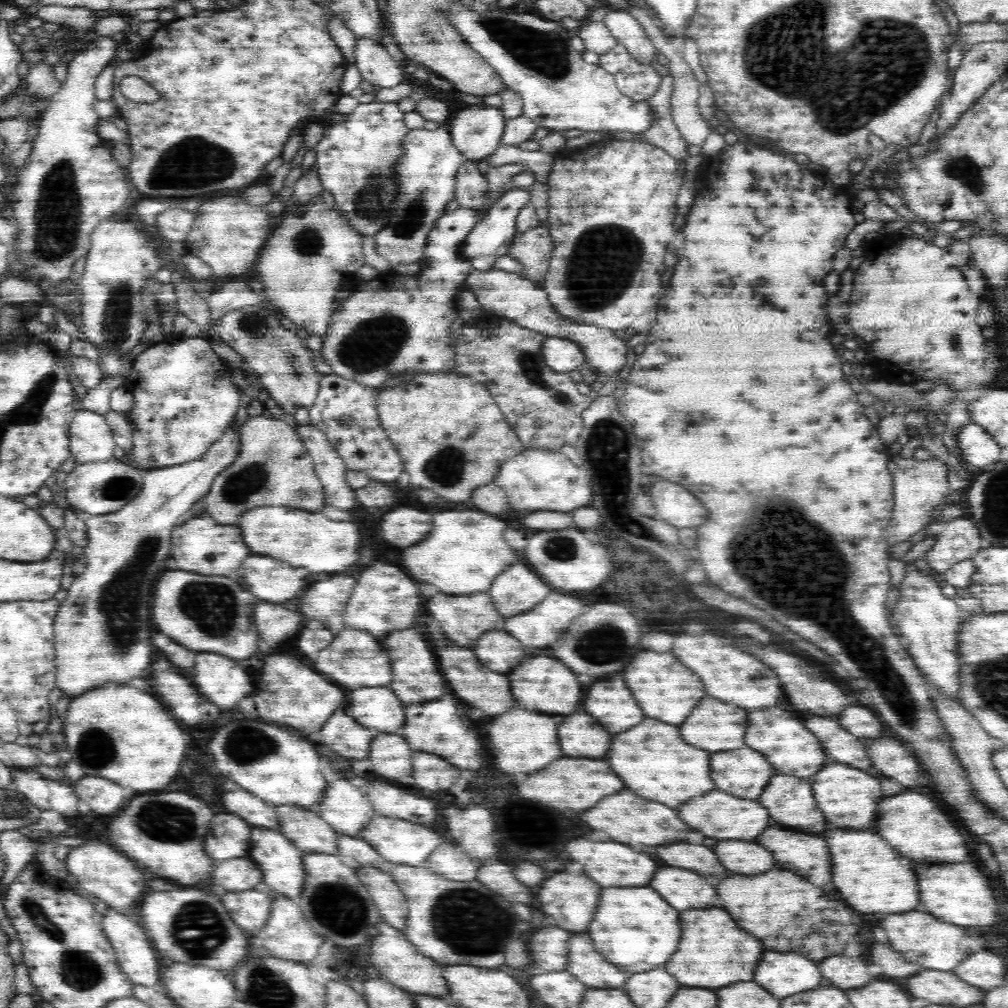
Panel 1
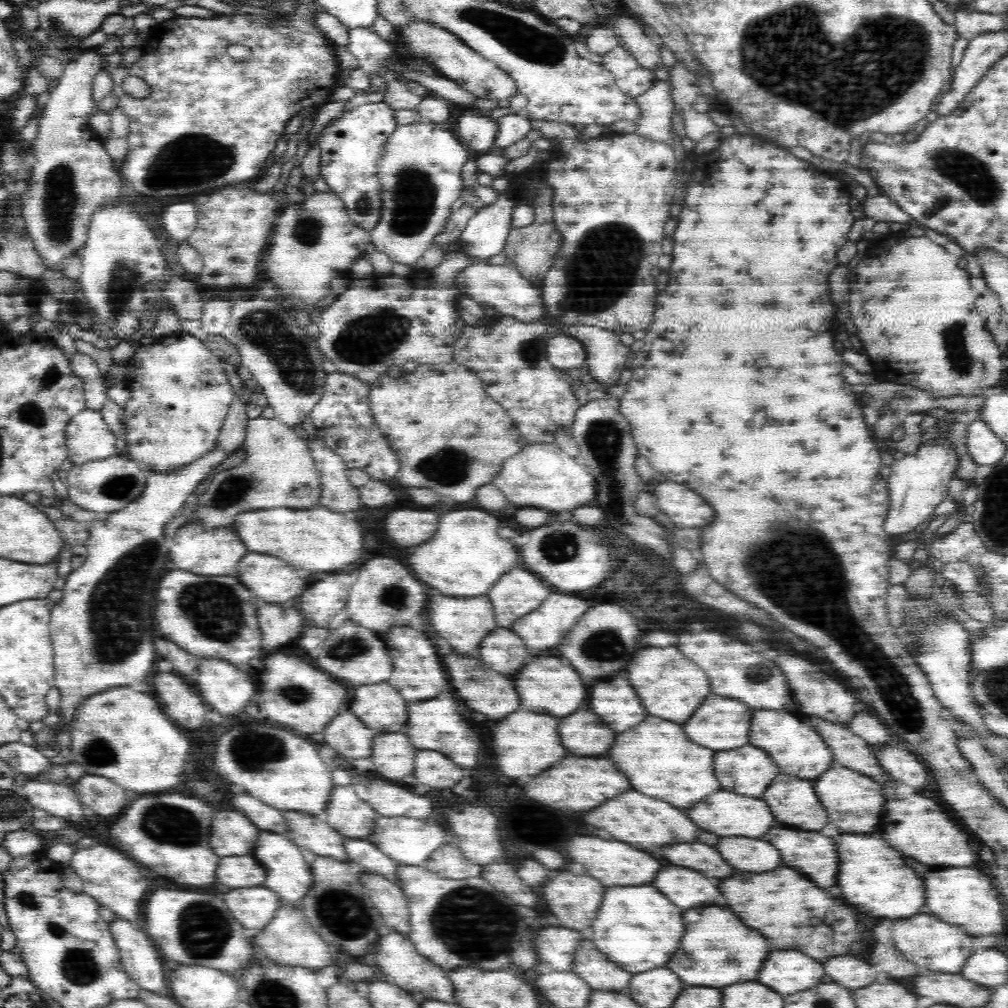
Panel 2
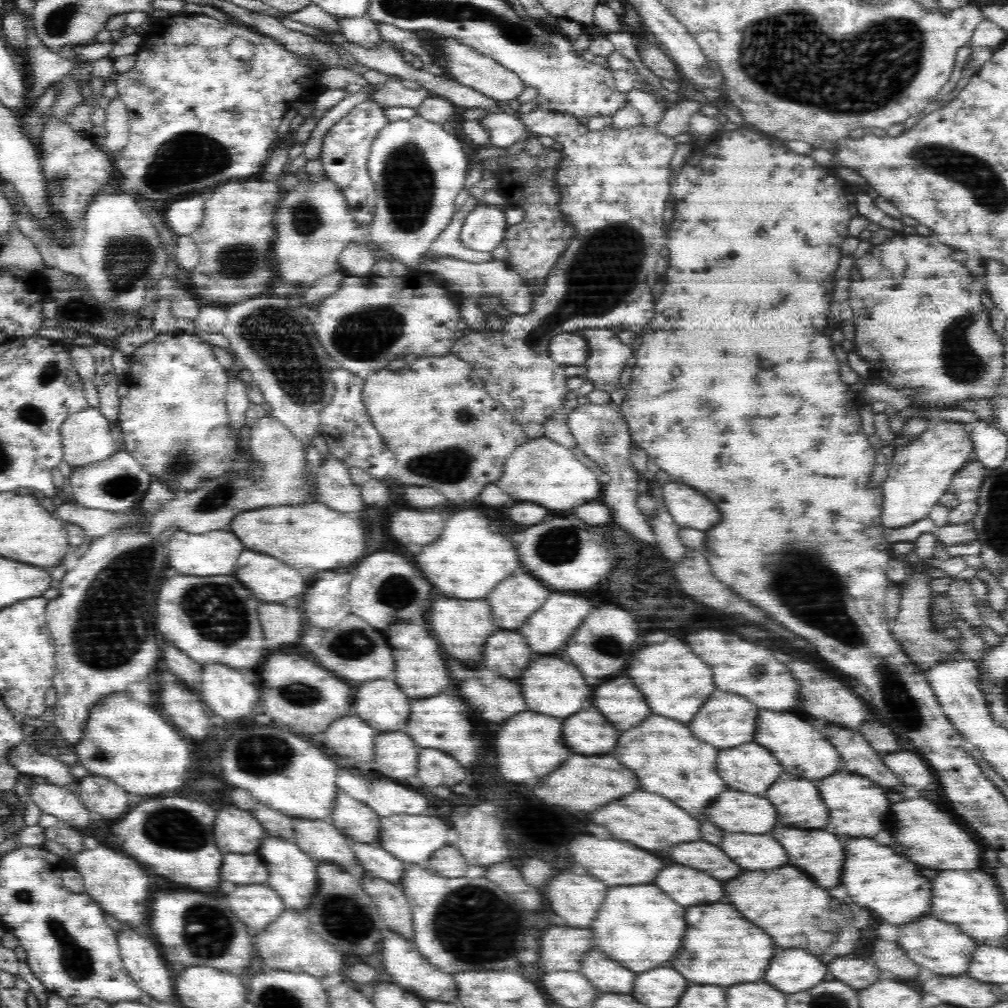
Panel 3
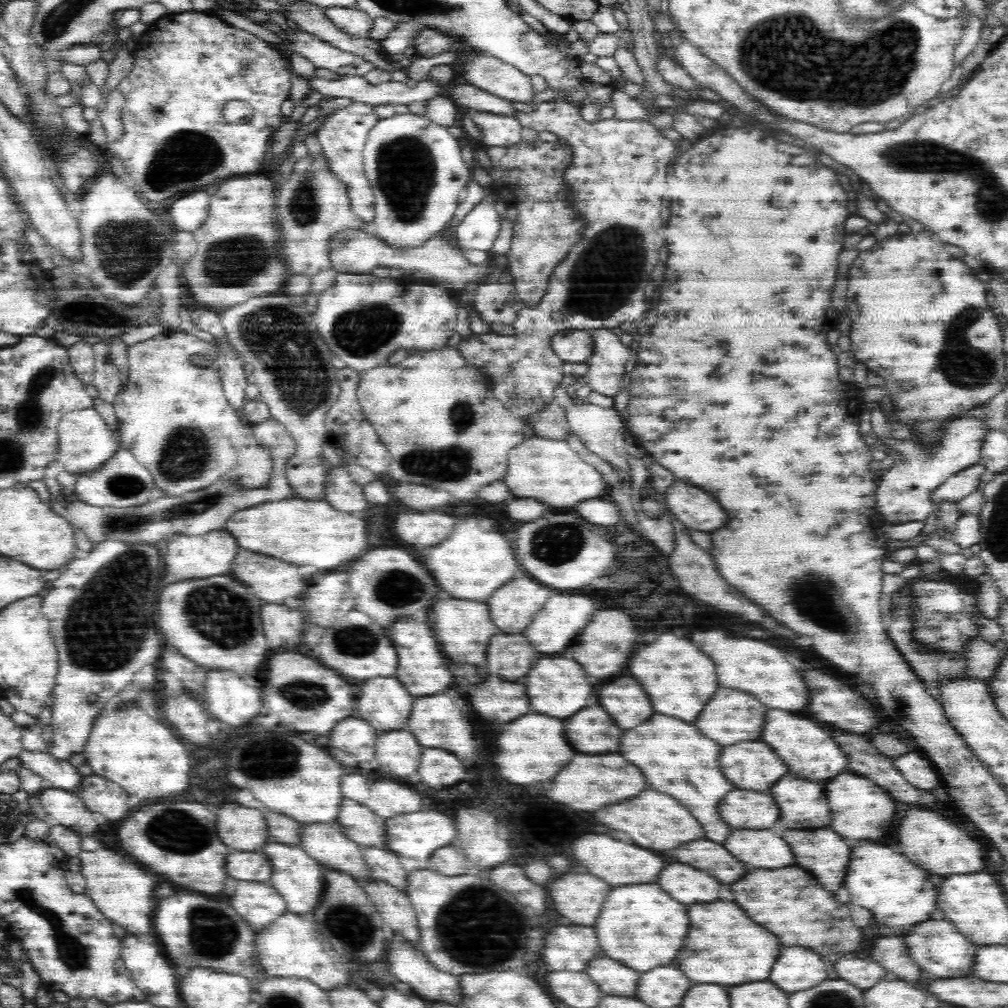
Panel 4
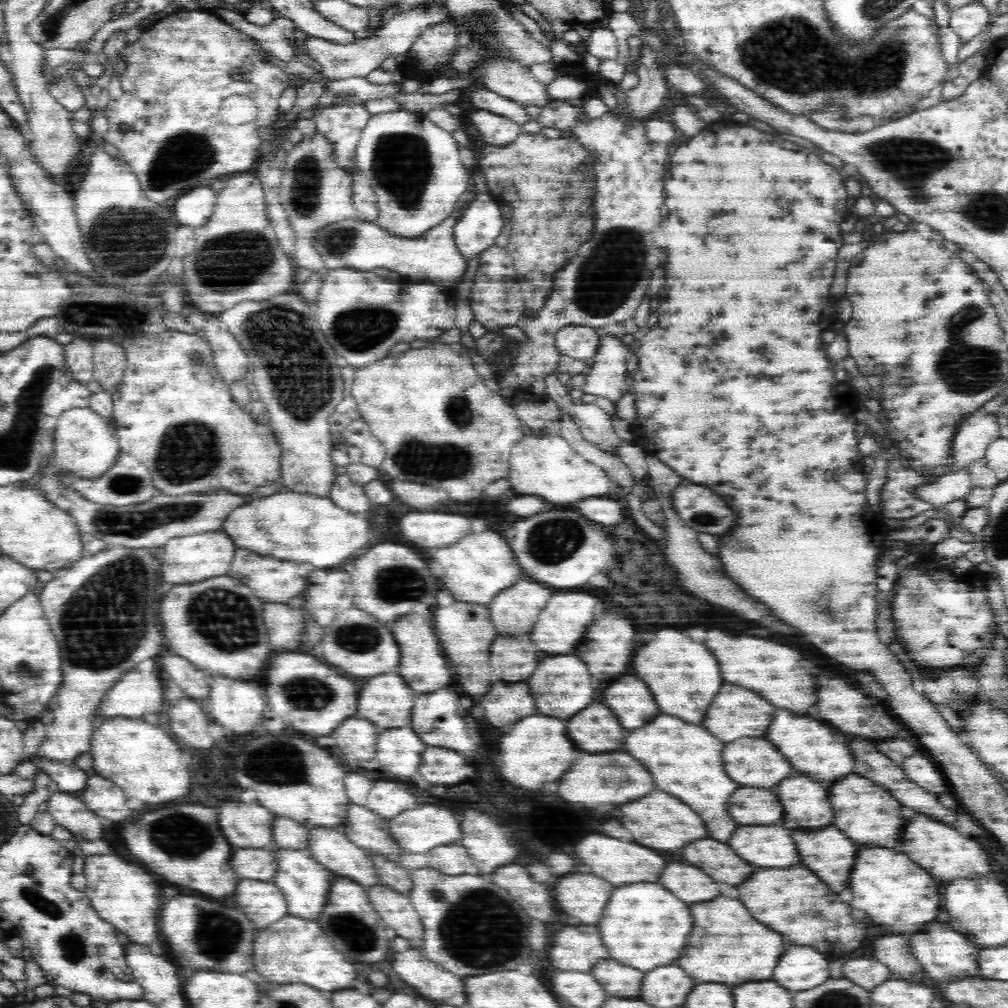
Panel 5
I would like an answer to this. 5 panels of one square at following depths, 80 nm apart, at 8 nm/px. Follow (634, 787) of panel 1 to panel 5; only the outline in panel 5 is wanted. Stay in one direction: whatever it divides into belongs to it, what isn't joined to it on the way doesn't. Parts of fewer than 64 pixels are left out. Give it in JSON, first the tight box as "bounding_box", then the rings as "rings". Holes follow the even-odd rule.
{"bounding_box":[624,714,740,842],"rings":[[[662,714],[654,718],[650,726],[642,726],[642,730],[632,730],[630,736],[626,738],[624,750],[630,750],[634,758],[642,758],[642,762],[646,762],[650,770],[654,770],[654,782],[658,782],[658,790],[670,792],[682,798],[692,810],[698,810],[706,826],[710,826],[710,836],[718,838],[720,842],[726,842],[738,828],[726,812],[728,798],[740,786],[734,780],[730,780],[724,772],[722,764],[724,744],[716,736],[712,736],[710,731],[700,726]]]}

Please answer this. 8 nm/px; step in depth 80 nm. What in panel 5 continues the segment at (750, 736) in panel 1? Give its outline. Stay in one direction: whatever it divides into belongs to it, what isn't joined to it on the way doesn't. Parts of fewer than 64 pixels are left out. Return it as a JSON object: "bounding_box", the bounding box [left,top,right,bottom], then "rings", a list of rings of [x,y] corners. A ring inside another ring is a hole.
{"bounding_box":[766,710,854,782],"rings":[[[778,710],[773,718],[774,726],[770,726],[766,732],[766,738],[770,738],[770,742],[774,742],[774,746],[778,750],[782,750],[782,754],[786,754],[786,758],[790,758],[790,764],[796,770],[812,776],[818,782],[838,780],[852,772],[854,758],[850,756],[846,742],[840,742],[844,738],[834,734],[828,726],[824,726],[812,718],[806,718],[806,716],[798,718],[796,714],[792,714],[788,710]]]}

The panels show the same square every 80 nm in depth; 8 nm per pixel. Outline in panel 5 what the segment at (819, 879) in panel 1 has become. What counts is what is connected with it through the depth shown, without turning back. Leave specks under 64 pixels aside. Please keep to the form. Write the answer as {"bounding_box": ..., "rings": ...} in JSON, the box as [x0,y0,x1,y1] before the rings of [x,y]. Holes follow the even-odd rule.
{"bounding_box":[794,826,858,892],"rings":[[[830,826],[814,832],[794,832],[794,842],[798,842],[802,864],[814,870],[814,874],[818,874],[822,882],[826,880],[832,886],[838,886],[832,890],[840,892],[848,884],[858,846],[846,834]]]}

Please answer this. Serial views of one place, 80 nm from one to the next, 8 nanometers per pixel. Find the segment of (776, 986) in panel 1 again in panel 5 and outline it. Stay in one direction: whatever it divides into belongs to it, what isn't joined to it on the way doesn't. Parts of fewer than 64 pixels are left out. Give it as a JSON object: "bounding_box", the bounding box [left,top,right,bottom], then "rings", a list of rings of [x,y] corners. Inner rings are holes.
{"bounding_box":[774,946,830,990],"rings":[[[792,946],[774,968],[774,980],[790,990],[808,990],[830,979],[828,960],[810,946]]]}

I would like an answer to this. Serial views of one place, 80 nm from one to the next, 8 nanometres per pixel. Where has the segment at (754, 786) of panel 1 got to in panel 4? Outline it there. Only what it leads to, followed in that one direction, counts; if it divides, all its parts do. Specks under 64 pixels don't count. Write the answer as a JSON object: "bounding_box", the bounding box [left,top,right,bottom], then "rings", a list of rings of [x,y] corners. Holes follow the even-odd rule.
{"bounding_box":[720,742,786,790],"rings":[[[740,742],[732,746],[726,746],[720,756],[720,766],[726,768],[722,774],[734,782],[736,788],[744,790],[768,790],[774,782],[778,782],[786,772],[786,764],[776,756],[776,752],[764,744],[764,742]]]}

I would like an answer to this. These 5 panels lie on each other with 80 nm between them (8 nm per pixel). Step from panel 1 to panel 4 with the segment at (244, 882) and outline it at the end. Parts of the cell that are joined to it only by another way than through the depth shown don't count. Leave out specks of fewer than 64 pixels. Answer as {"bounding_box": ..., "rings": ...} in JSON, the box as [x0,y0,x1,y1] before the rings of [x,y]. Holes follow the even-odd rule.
{"bounding_box":[226,850,273,882],"rings":[[[260,850],[234,851],[226,861],[226,874],[230,878],[248,882],[268,882],[273,866]]]}

